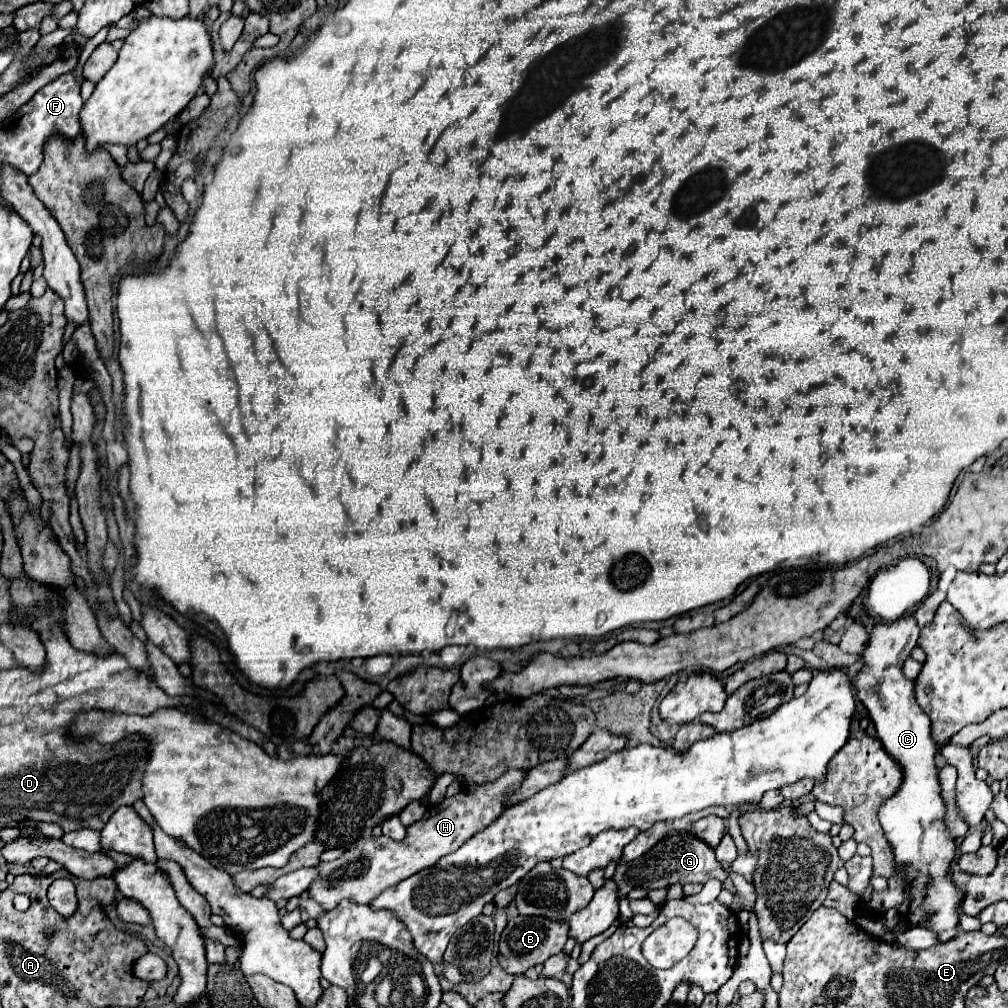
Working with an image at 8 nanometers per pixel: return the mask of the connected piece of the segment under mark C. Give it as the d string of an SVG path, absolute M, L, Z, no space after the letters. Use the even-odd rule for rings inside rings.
M914 616L900 618L896 622L880 622L872 628L868 644L862 652L862 670L854 680L856 694L866 706L876 734L882 740L884 748L896 758L904 770L904 782L898 792L888 798L878 812L880 824L886 832L890 846L894 848L896 862L906 868L902 876L892 876L888 880L888 890L874 892L870 902L864 906L872 914L884 914L888 908L898 906L900 914L908 920L914 920L912 906L916 908L916 922L910 926L924 926L938 932L940 942L948 942L956 936L958 926L958 904L962 892L952 884L948 876L948 866L956 854L954 838L950 838L944 826L944 802L940 796L936 752L938 746L930 738L930 720L916 704L914 682L904 678L902 664L910 656L912 648L918 642L920 628Z

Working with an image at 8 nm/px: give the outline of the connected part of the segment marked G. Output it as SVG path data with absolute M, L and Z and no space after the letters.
M682 832L678 836L678 842L670 842L670 834L662 838L652 850L648 850L644 856L638 860L632 860L628 864L620 864L612 876L612 880L618 884L620 896L626 896L632 888L644 888L644 890L654 890L654 888L666 888L670 884L706 884L710 878L720 878L726 880L726 872L722 870L720 862L716 860L714 848L710 848L704 840L690 832Z

